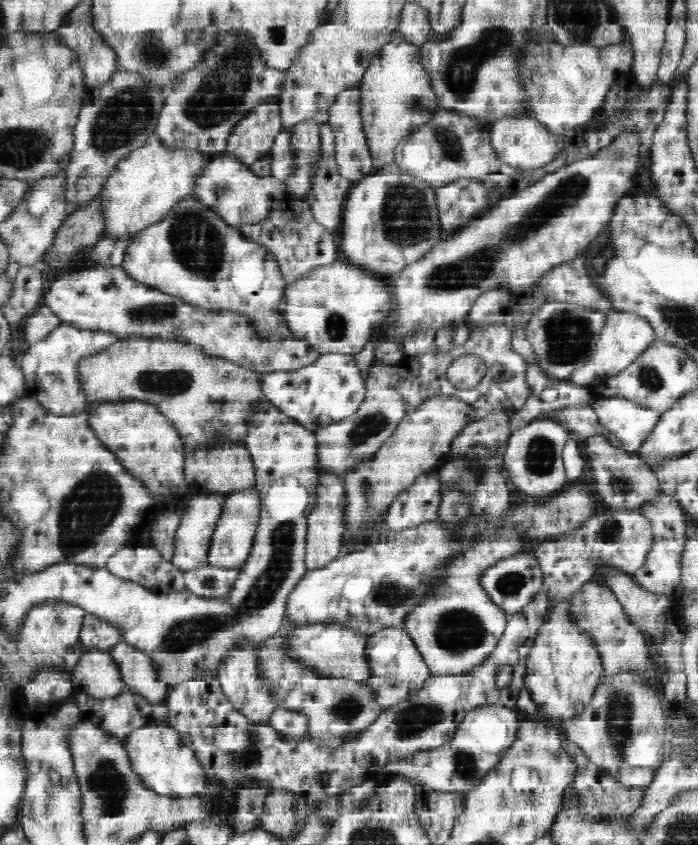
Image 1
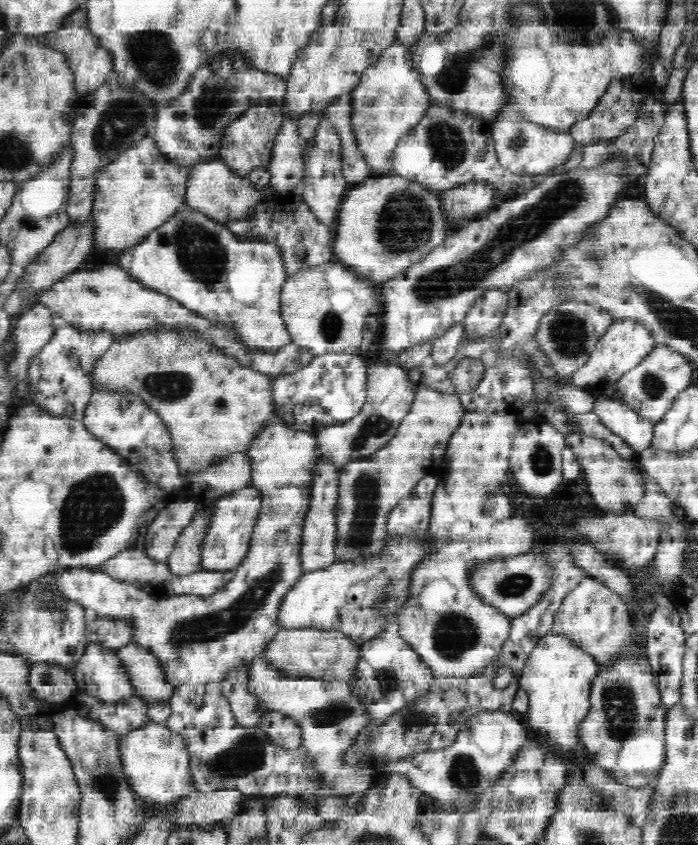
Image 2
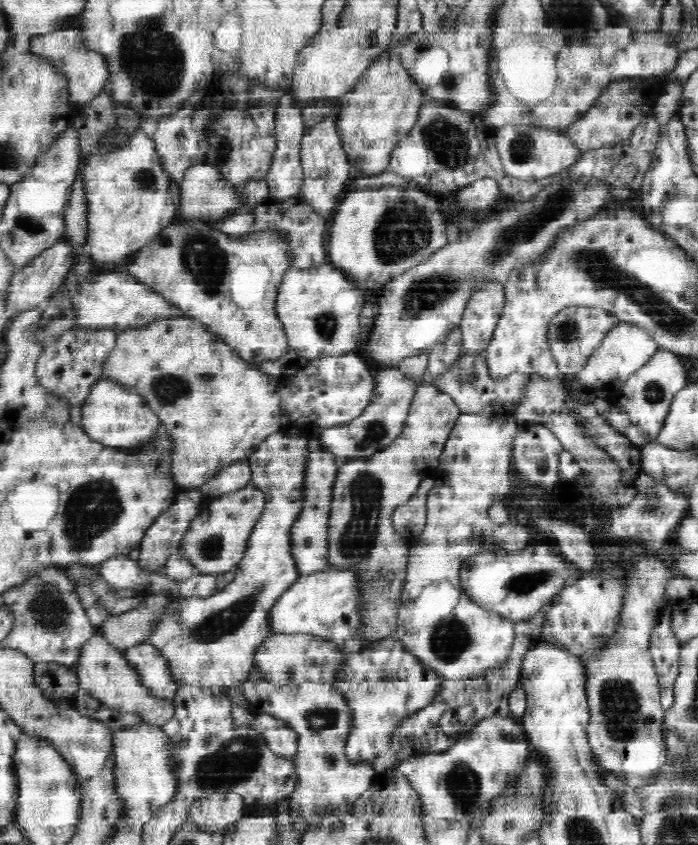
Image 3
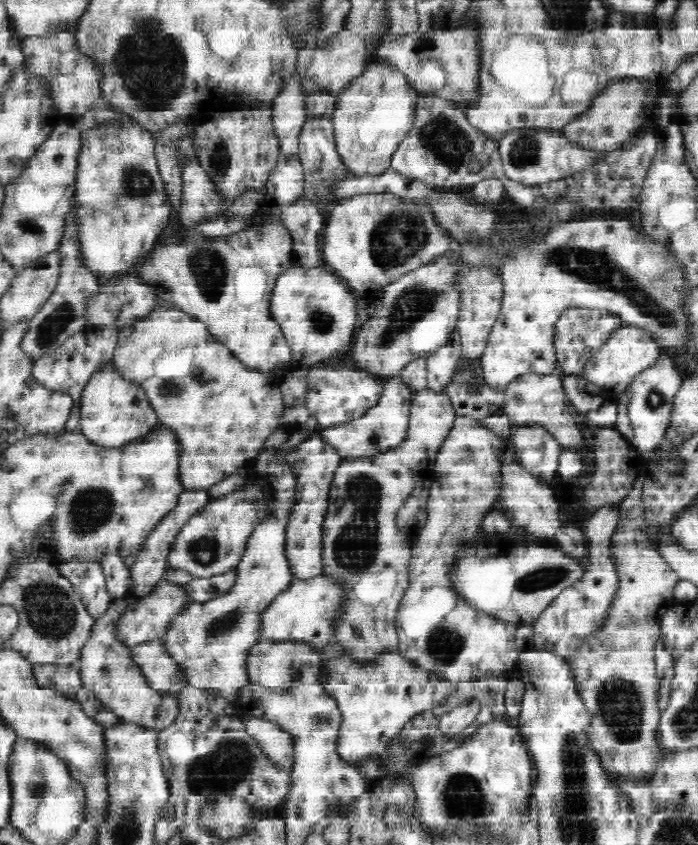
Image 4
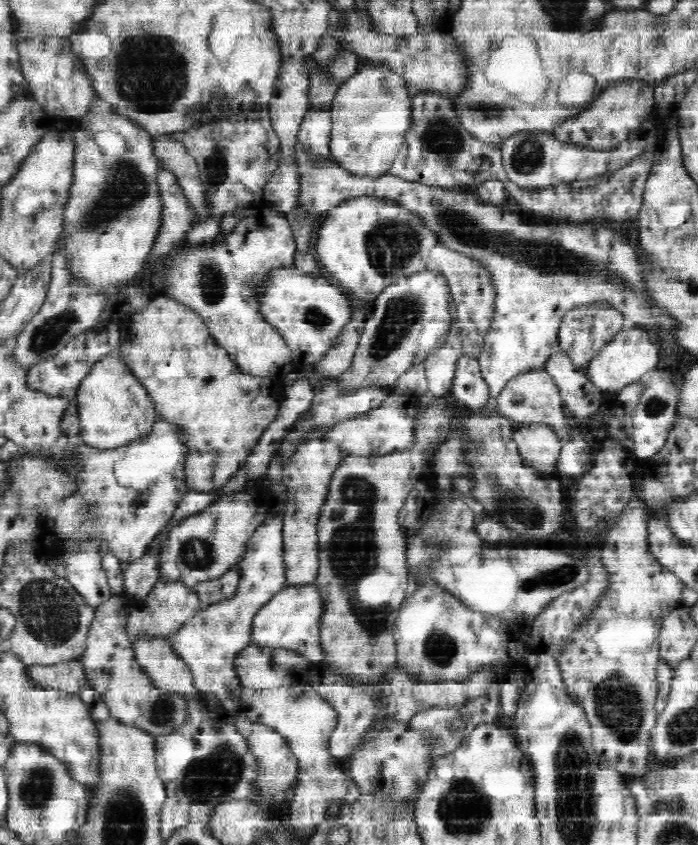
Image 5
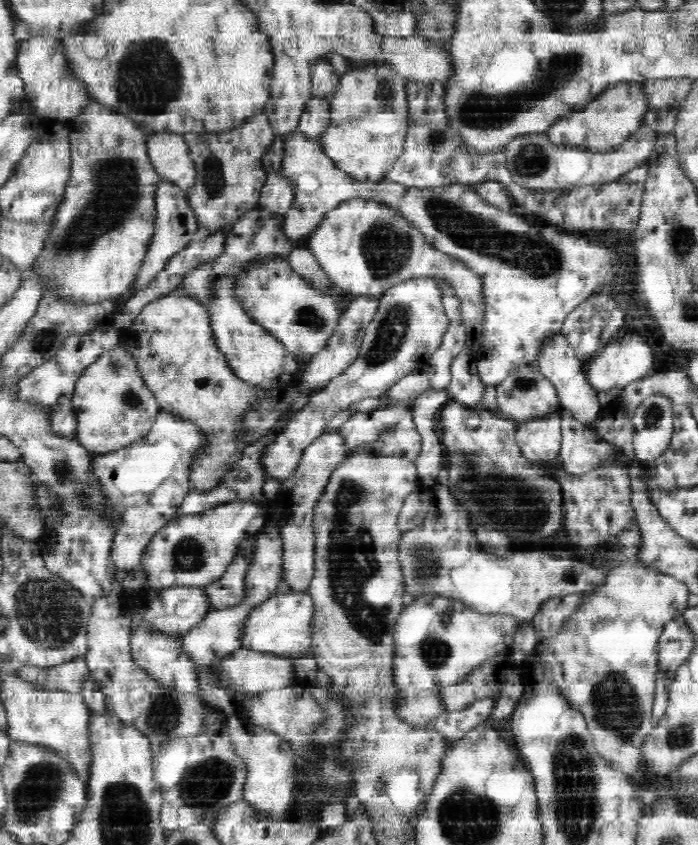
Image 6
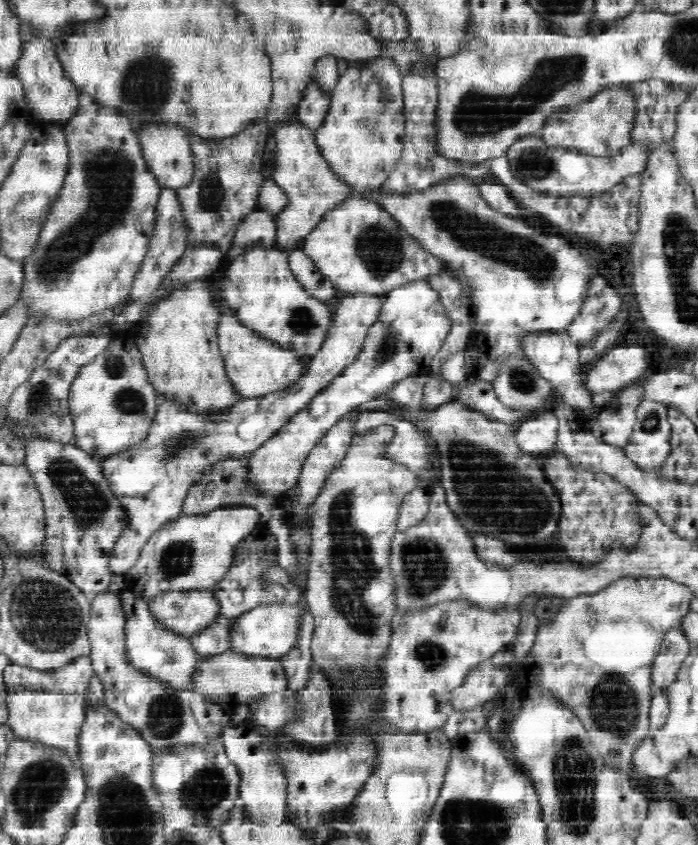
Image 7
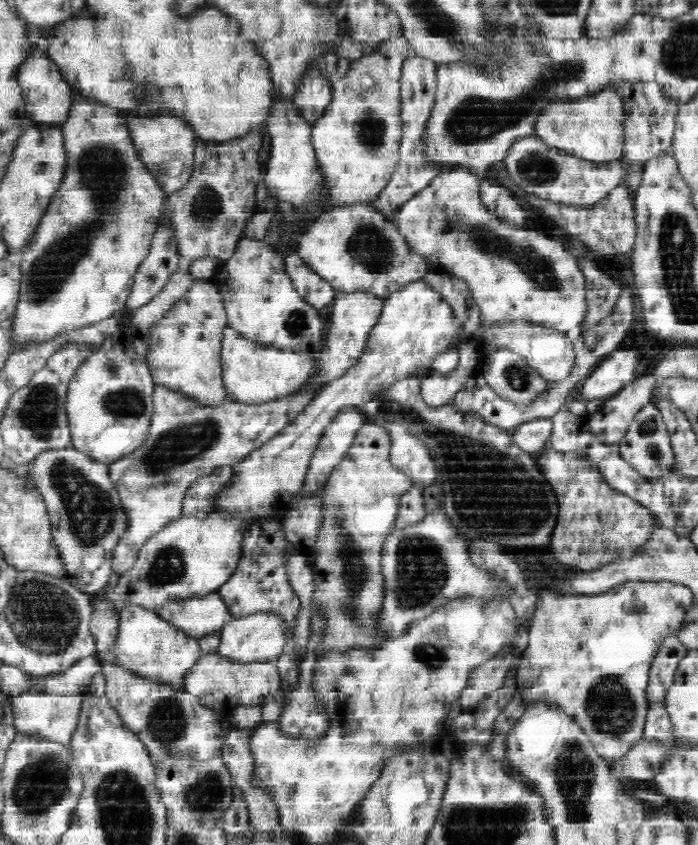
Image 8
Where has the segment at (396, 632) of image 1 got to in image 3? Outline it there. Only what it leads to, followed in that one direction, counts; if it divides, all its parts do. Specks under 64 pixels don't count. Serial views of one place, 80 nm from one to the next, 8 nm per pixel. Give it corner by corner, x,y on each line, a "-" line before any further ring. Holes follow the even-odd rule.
392,634
377,639
347,658
343,671
334,682
346,695
355,711
355,730
348,737
345,753
357,764
372,765
376,774
396,767
388,736
402,716
412,714
432,702
440,686
440,677

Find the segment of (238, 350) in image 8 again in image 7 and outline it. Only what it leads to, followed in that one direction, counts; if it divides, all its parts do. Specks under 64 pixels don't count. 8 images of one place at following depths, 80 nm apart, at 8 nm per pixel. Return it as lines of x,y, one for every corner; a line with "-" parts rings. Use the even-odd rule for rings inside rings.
211,284
209,292
211,292
211,300
217,304
220,312
220,322
217,326
220,355
232,384
239,388
243,396
242,400
284,391
293,386
304,374
304,364
300,362
298,356
280,347
278,343
258,337
254,331
242,326
234,317
234,313
225,305
217,286

